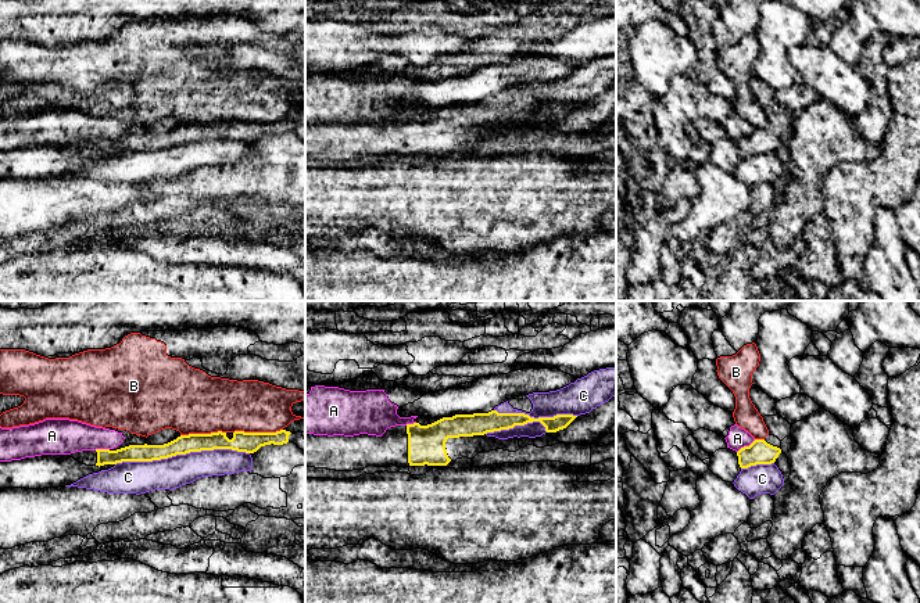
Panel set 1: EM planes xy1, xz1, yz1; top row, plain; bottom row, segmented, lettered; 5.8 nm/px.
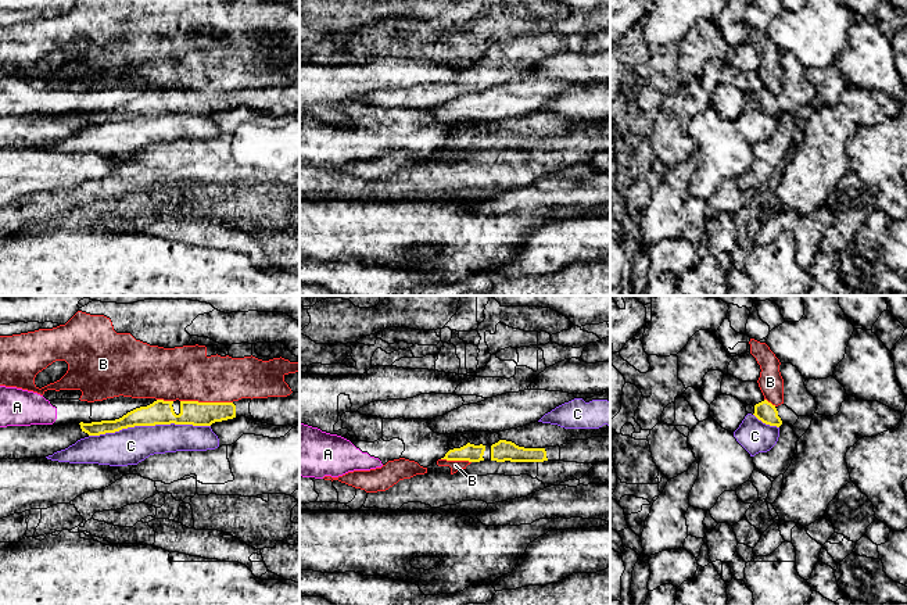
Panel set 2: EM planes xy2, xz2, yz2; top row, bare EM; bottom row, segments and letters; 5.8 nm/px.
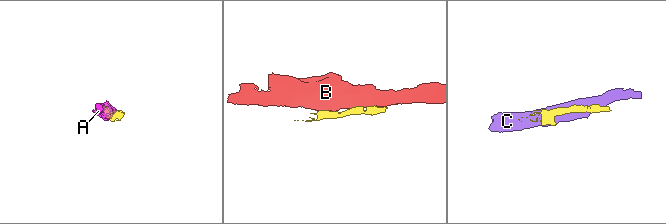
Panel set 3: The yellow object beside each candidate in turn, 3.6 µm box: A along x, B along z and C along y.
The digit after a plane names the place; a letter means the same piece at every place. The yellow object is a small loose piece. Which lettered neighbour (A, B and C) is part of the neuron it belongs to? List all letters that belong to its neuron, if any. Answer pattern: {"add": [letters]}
{"add": []}

